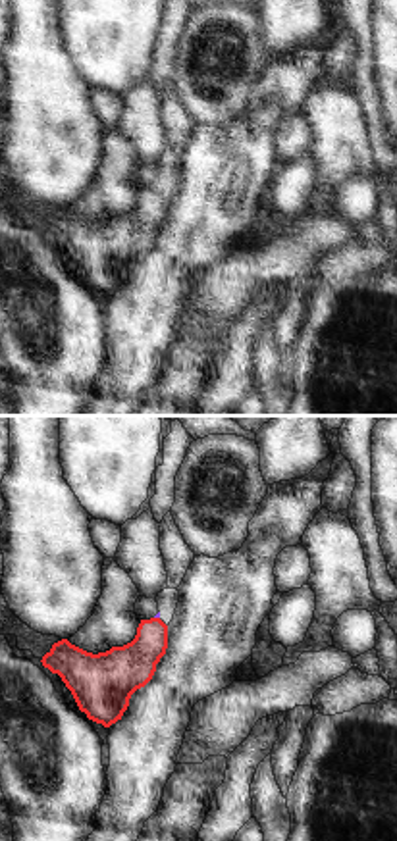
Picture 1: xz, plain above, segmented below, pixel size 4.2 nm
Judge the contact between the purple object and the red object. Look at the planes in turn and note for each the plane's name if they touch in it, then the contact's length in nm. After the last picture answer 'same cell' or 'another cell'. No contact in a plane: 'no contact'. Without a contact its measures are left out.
contact in xz; length 30 nm

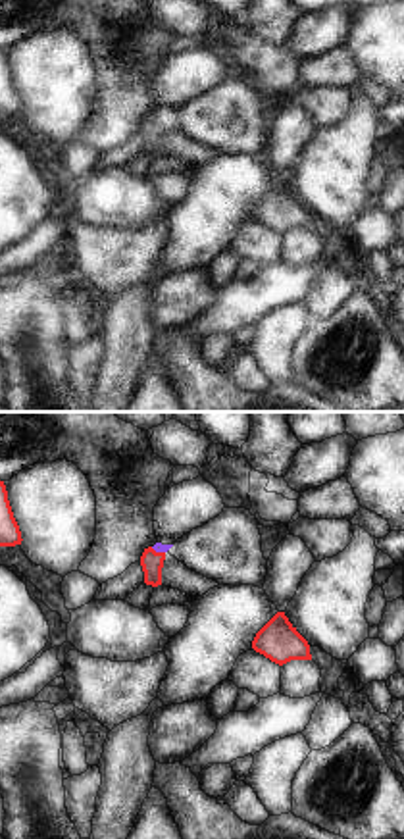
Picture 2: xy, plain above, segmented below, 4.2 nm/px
contact in xy; length 70 nm

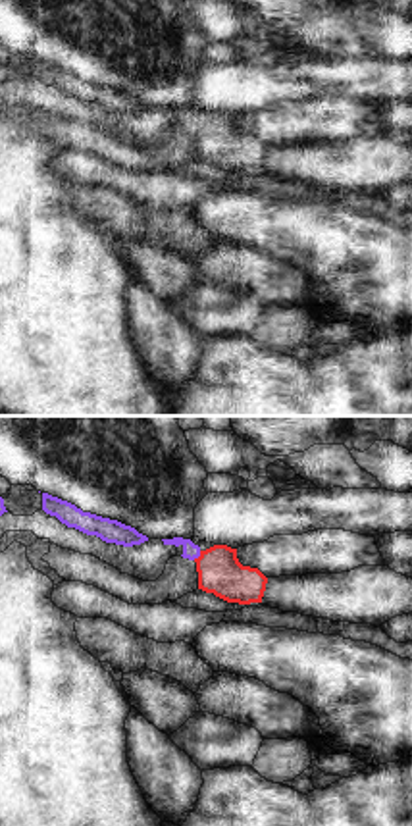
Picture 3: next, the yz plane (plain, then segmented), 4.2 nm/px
contact in yz; length 50 nm

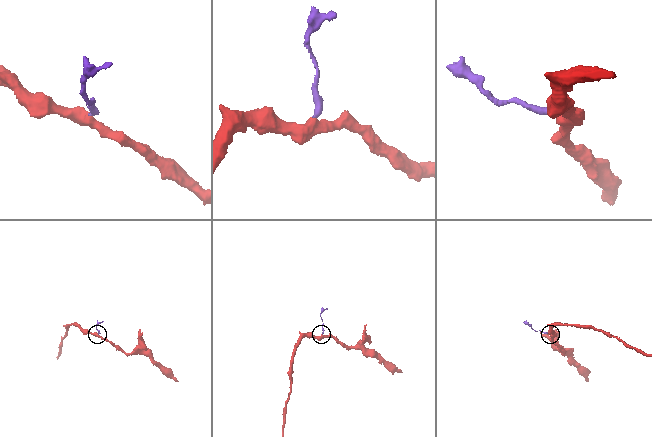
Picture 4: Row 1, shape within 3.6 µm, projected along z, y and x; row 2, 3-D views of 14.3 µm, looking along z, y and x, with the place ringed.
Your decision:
another cell

